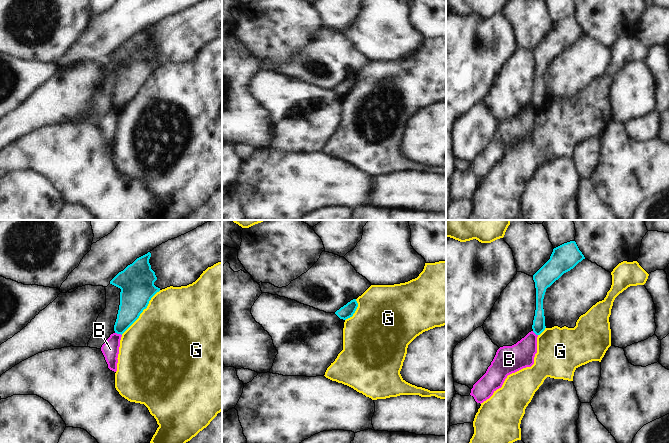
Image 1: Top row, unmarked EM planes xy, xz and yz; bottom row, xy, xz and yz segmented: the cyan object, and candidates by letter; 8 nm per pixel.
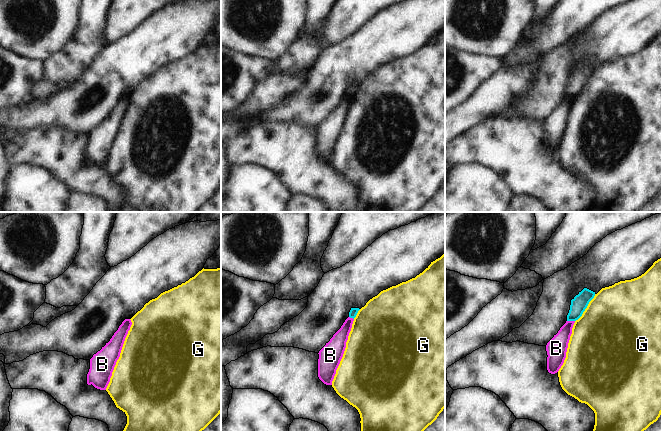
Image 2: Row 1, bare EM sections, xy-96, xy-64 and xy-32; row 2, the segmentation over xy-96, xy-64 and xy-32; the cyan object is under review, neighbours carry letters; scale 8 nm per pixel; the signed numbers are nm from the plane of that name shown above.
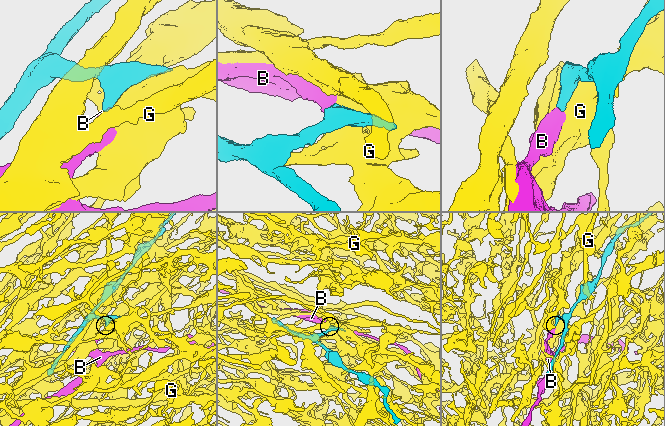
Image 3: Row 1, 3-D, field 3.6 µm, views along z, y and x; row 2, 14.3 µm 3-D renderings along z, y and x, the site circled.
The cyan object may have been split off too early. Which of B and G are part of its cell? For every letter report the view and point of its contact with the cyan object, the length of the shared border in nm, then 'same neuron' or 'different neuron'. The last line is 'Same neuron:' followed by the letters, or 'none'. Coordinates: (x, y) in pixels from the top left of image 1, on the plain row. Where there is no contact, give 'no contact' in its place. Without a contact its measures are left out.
B: contact xy (118, 109); length 60 nm; different neuron
G: contact xy (142, 87); length 480 nm; different neuron
Same neuron: none

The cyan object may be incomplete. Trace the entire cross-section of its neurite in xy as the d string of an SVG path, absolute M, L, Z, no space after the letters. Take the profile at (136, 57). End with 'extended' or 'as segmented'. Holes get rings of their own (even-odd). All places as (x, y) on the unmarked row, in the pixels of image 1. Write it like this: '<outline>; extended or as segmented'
M148 28L137 34L110 57L110 60L121 65L114 101L117 110L122 111L147 84L151 74L160 67L160 64L154 61L157 53L151 45L150 33L151 29Z; as segmented

